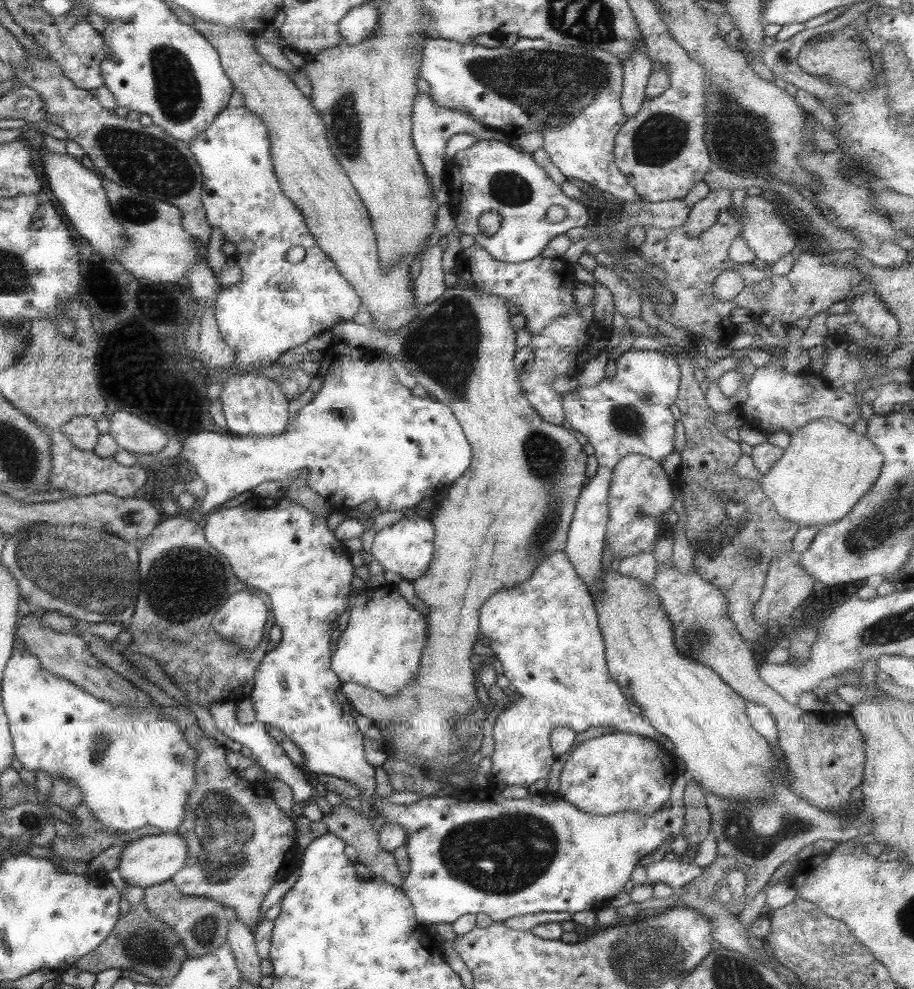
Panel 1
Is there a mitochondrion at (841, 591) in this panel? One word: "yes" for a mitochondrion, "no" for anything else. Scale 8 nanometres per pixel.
no

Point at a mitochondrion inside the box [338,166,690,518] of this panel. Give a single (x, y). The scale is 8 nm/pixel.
(444, 346)

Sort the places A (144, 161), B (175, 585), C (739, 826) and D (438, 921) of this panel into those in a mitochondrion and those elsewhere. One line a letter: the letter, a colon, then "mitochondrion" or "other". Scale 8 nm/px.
A: mitochondrion
B: mitochondrion
C: mitochondrion
D: other

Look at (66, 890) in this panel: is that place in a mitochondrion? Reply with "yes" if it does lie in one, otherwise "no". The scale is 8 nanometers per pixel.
no

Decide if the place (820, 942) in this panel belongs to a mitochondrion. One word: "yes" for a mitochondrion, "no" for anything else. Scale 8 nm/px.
no

